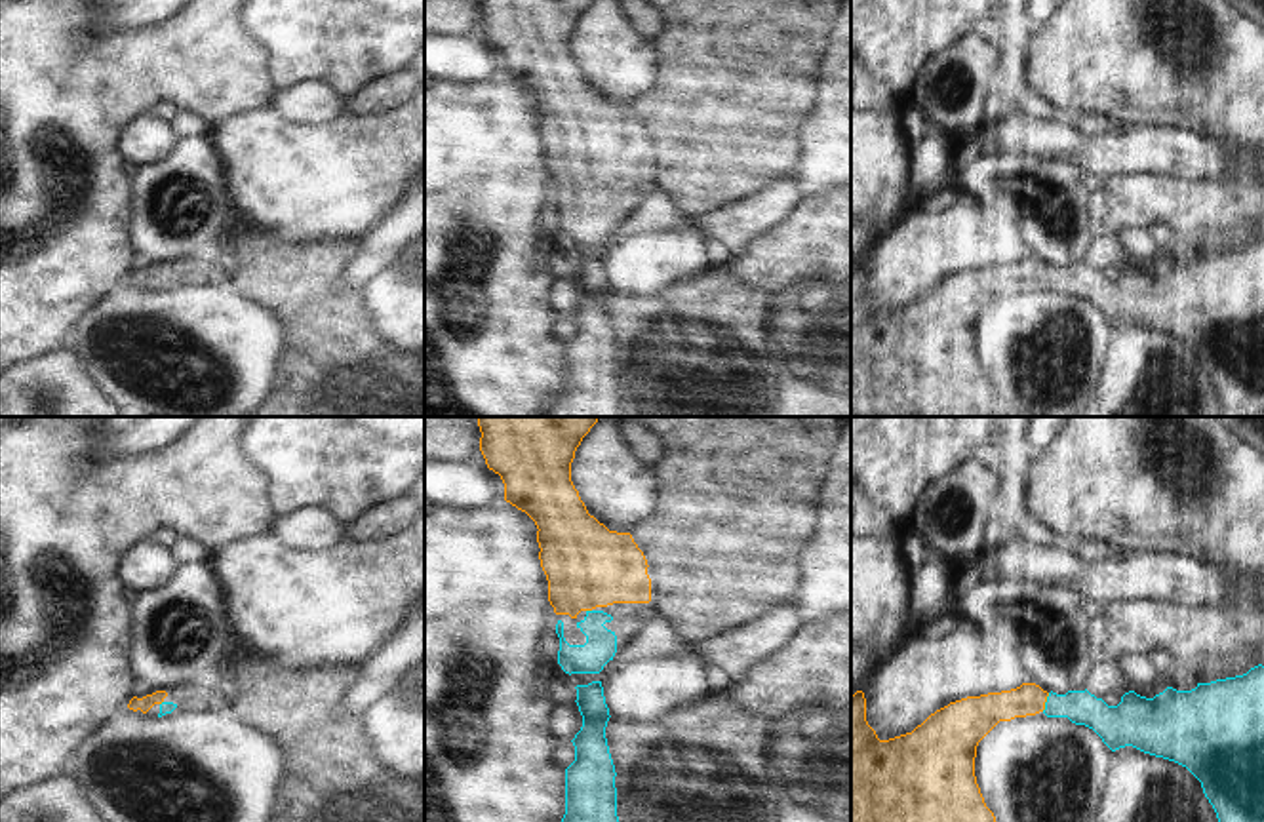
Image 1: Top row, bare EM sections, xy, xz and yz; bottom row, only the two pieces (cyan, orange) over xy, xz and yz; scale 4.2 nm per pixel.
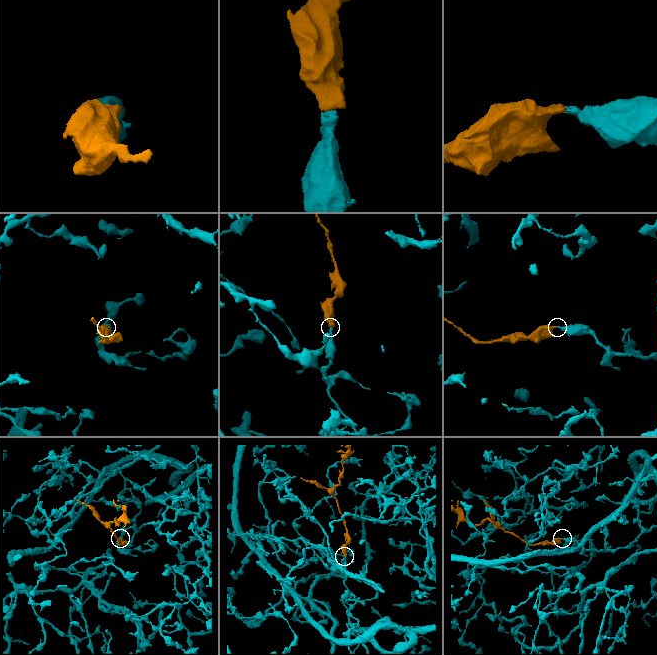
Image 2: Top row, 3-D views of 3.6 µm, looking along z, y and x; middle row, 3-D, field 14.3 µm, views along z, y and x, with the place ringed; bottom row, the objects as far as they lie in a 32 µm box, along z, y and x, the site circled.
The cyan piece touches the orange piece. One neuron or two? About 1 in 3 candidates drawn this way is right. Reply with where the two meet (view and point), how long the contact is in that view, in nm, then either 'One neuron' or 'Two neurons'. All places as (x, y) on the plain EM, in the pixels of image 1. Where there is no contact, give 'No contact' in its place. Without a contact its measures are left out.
Touches cyan at yz (1046, 276). Shared border 90 nm. One neuron

